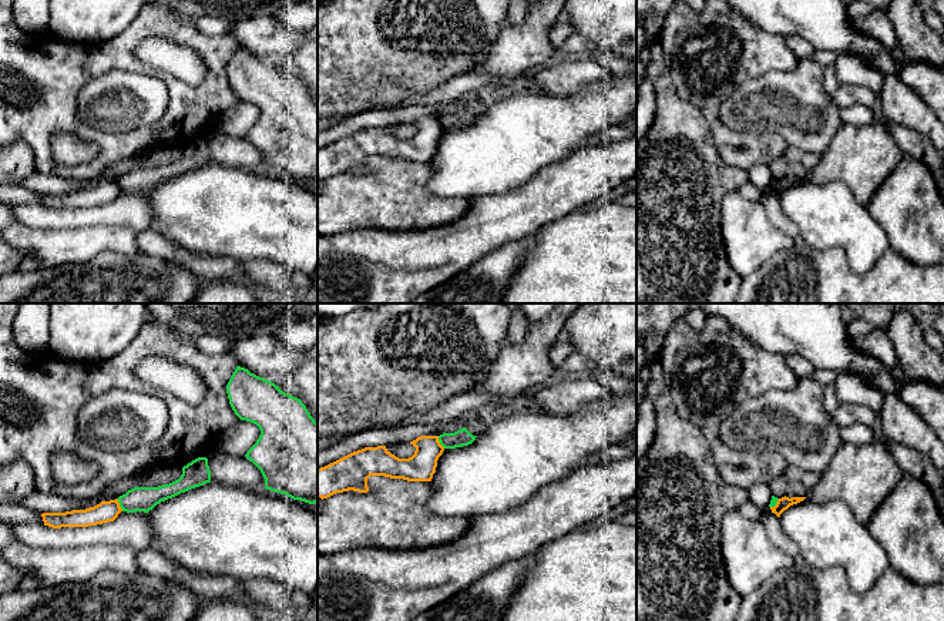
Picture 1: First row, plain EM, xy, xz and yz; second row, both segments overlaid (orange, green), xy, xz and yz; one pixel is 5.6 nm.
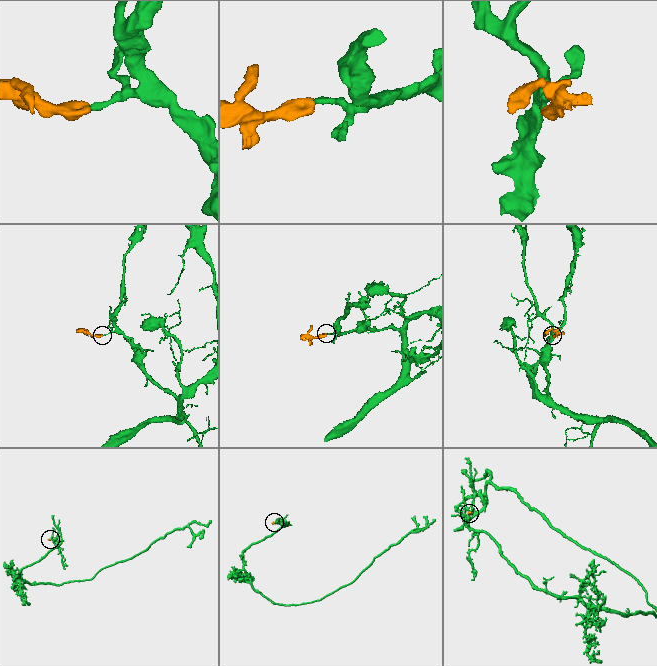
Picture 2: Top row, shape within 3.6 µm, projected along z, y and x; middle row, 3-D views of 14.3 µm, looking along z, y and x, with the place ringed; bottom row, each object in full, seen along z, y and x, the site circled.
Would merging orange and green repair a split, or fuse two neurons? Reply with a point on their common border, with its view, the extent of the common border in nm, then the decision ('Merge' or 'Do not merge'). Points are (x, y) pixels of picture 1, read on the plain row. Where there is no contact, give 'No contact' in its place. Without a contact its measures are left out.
Touches orange at xy (118, 185). Shared border 80 nm. Do not merge

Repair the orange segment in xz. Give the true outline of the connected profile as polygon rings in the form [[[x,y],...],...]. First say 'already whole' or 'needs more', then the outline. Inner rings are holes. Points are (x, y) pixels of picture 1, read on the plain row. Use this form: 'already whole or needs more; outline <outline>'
already whole; outline [[[420,117],[410,125],[416,128],[416,132],[409,140],[399,140],[386,127],[377,127],[353,132],[318,150],[318,178],[323,181],[349,171],[367,174],[370,157],[431,162],[437,141],[444,132],[439,117]]]

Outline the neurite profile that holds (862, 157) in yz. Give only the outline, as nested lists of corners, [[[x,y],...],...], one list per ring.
[[[874,121],[861,127],[843,124],[809,177],[814,184],[841,181],[860,204],[867,205],[903,155],[890,125]]]

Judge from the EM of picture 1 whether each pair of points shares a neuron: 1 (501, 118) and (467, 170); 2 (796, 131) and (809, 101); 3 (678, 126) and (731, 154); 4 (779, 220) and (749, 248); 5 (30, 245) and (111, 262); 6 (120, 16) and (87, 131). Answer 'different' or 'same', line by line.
1: same
2: same
3: different
4: different
5: different
6: different

